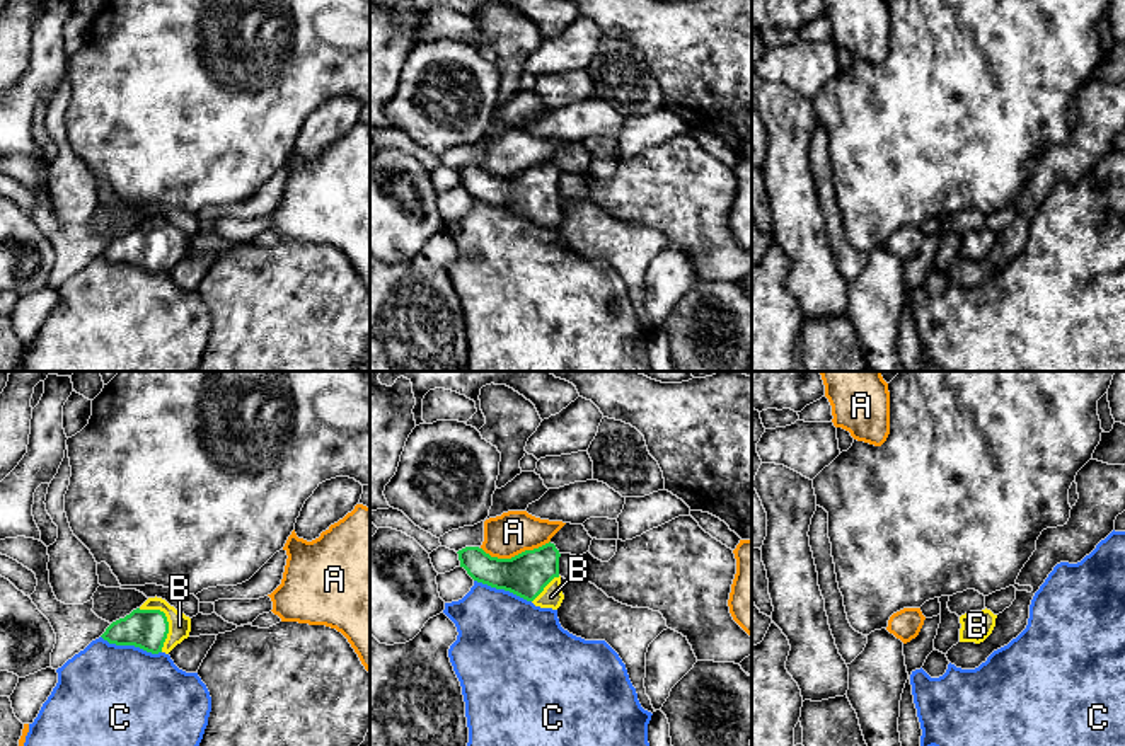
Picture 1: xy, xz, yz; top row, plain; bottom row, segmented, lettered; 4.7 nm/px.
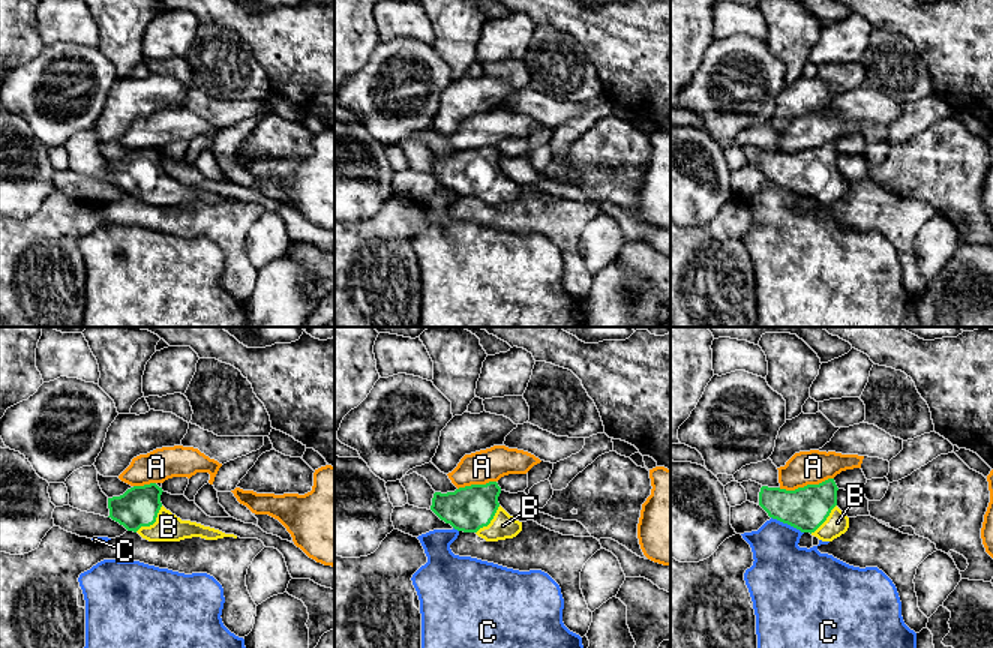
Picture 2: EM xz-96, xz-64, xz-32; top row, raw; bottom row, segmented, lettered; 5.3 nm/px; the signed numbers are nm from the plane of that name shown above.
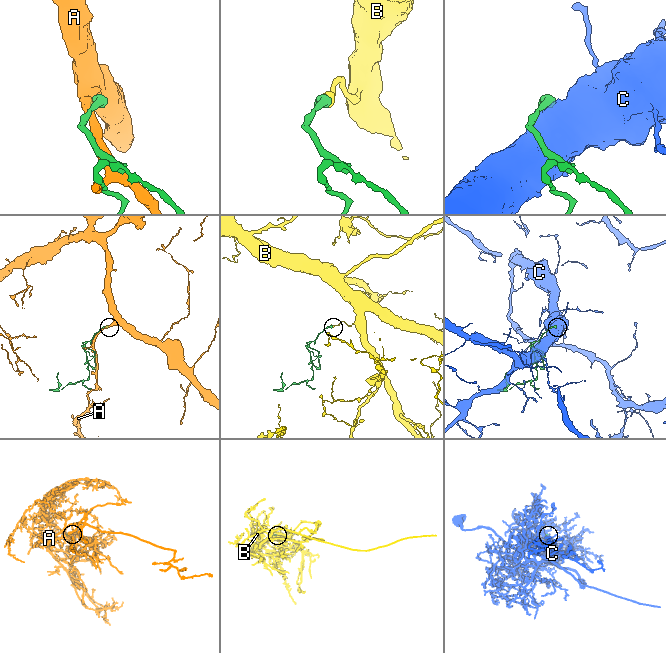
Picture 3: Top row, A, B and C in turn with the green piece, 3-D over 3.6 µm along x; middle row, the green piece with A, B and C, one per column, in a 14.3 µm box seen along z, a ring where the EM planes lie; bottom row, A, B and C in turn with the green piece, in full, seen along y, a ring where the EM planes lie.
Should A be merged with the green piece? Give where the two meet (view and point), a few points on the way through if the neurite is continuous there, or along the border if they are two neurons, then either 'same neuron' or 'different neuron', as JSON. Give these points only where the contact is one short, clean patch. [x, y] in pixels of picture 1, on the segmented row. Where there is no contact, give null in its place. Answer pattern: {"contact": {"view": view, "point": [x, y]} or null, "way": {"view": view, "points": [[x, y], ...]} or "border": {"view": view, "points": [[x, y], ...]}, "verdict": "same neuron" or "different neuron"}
{"contact": {"view": "xz", "point": [515, 556]}, "verdict": "different neuron"}

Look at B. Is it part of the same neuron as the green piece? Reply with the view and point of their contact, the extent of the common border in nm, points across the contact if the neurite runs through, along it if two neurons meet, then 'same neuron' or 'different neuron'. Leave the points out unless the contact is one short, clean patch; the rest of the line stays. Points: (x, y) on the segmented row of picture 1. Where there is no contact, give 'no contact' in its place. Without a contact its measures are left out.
contact xy (166, 620); length 240 nm; way xy (147, 629), (159, 627), (166, 620), (179, 625); same neuron

